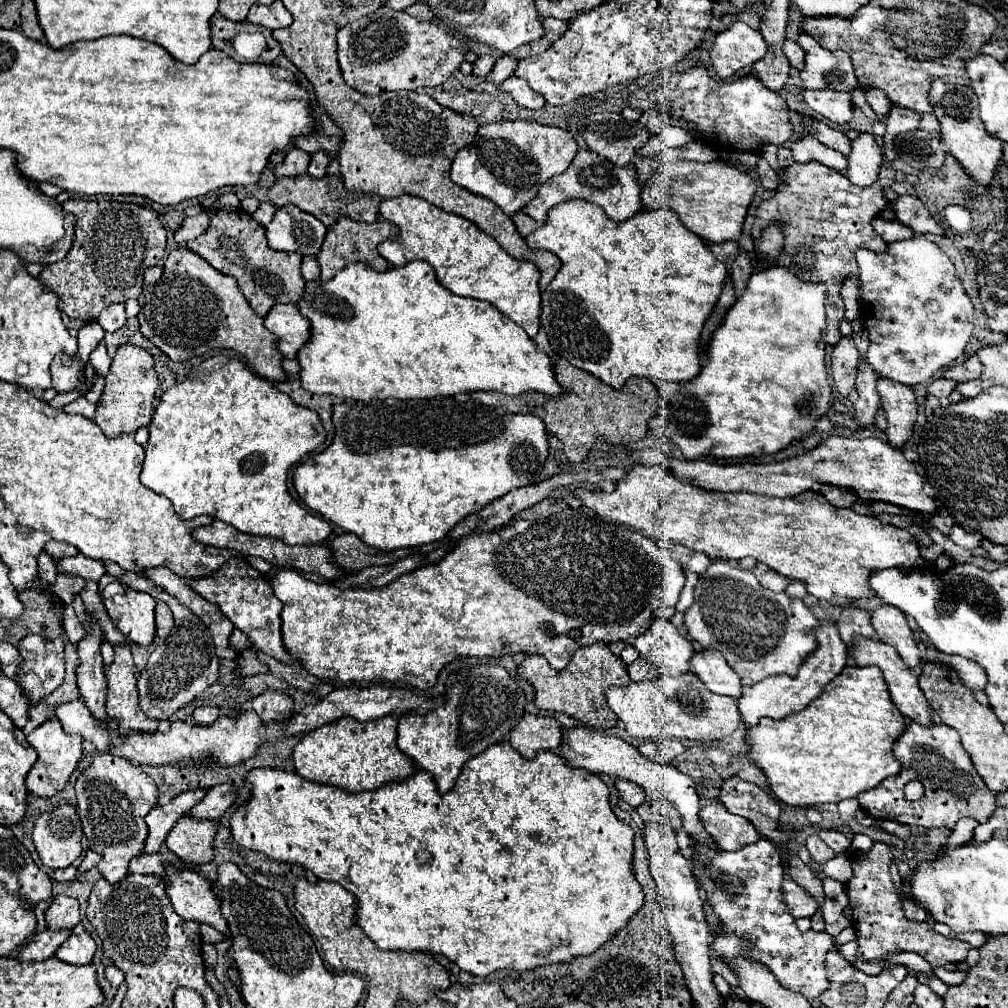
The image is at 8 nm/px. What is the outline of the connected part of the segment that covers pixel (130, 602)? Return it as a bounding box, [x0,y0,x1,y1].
[103,585,155,645]

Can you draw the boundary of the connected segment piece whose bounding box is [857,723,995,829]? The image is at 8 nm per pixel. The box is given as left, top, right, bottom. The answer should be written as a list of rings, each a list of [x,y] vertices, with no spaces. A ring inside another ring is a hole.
[[[909,723],[905,733],[895,743],[895,755],[903,763],[897,777],[883,781],[883,787],[863,791],[857,795],[861,809],[871,817],[893,819],[907,825],[919,827],[947,827],[953,829],[961,817],[971,817],[977,823],[985,823],[995,811],[995,795],[985,787],[983,779],[977,775],[971,757],[961,745],[959,733],[947,725],[919,727],[919,723]],[[907,781],[921,781],[925,795],[919,801],[907,801],[903,797],[903,787]]]

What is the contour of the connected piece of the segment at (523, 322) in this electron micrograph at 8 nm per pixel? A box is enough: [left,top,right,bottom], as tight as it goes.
[379,195,541,337]

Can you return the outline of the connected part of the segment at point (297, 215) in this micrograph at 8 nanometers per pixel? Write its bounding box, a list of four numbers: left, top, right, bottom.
[265,205,327,257]

